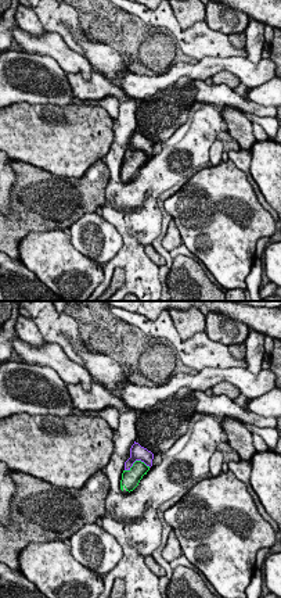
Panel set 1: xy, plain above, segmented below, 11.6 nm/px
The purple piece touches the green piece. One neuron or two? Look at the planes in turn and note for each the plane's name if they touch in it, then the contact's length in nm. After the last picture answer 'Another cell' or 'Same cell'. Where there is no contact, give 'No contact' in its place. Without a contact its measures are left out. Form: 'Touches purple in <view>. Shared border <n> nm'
Touches purple in xy. Shared border 300 nm

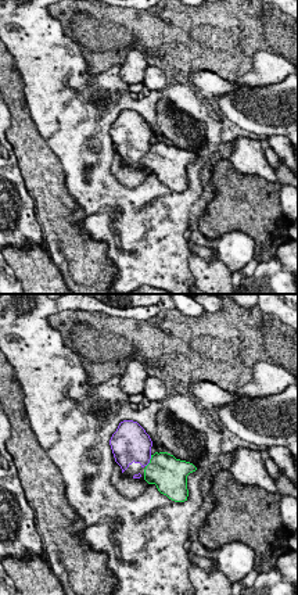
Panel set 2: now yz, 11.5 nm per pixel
Touches purple in yz. Shared border 160 nm

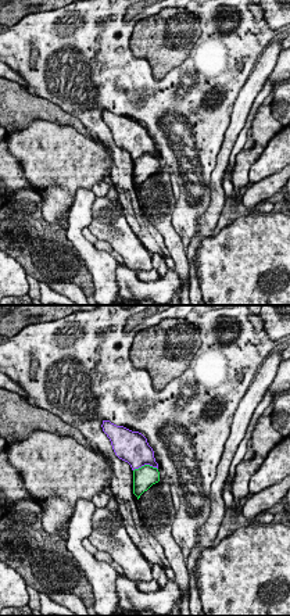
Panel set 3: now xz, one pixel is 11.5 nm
Touches purple in xz. Shared border 280 nm

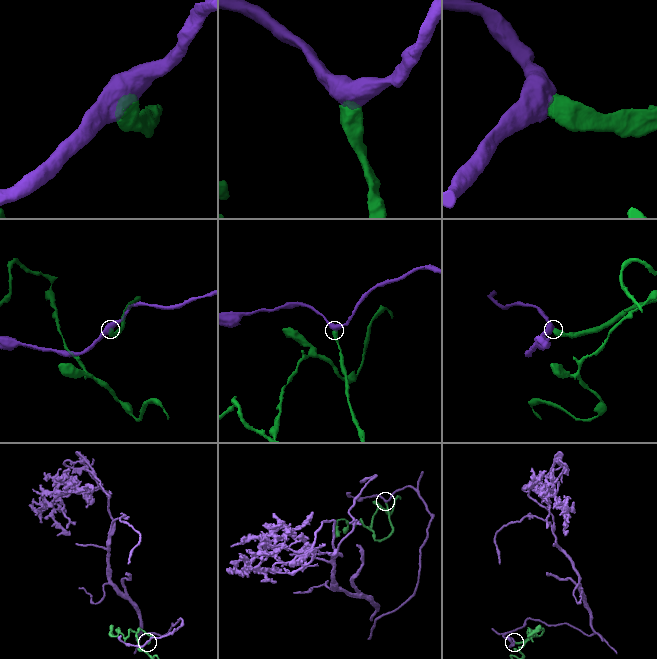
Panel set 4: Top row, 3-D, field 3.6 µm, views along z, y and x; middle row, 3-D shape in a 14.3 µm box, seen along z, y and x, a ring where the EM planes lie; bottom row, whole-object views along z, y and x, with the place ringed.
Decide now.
Same cell

